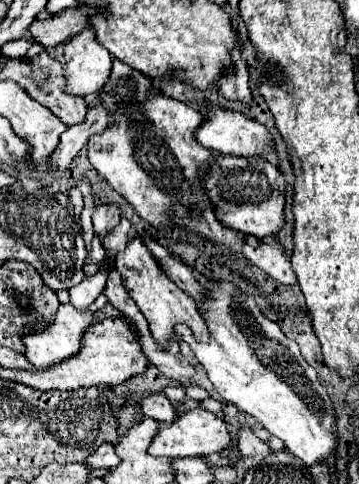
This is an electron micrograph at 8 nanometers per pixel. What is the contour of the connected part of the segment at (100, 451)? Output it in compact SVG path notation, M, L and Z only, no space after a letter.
M105 442L101 444L87 460L85 460L91 468L115 468L121 464L121 458L115 452L115 444Z

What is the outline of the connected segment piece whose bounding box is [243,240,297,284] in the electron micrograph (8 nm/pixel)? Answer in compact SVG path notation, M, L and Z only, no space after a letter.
M279 240L263 242L259 246L245 244L243 256L251 264L261 268L263 272L273 276L277 282L281 282L281 284L297 284L297 276L295 276L295 272L291 268L291 258L287 254L287 248Z

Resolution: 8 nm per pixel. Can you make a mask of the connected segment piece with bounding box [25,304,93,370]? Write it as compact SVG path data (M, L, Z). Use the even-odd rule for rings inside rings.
M61 304L53 326L25 338L27 360L39 370L61 364L81 352L85 330L93 324L93 314L79 312L71 304Z

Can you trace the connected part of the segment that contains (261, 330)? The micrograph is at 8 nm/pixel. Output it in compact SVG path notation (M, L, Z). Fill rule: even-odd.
M211 280L209 300L199 310L207 320L211 342L195 342L189 328L181 324L175 334L191 346L221 398L253 416L273 436L279 436L287 450L307 466L325 462L331 468L339 444L335 410L319 384L315 368L301 356L297 342L289 340L273 320L263 316L253 296L243 294L229 282Z

